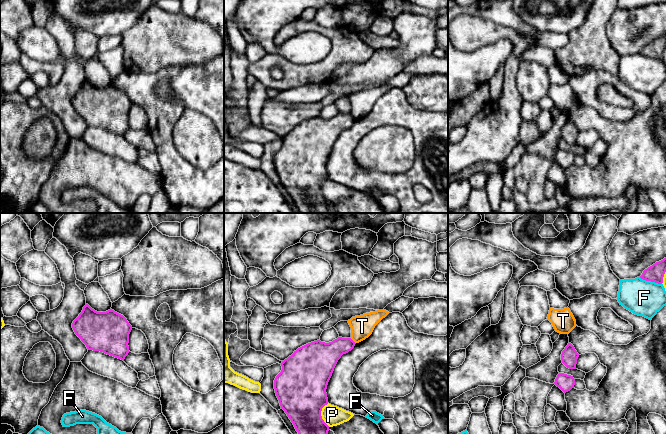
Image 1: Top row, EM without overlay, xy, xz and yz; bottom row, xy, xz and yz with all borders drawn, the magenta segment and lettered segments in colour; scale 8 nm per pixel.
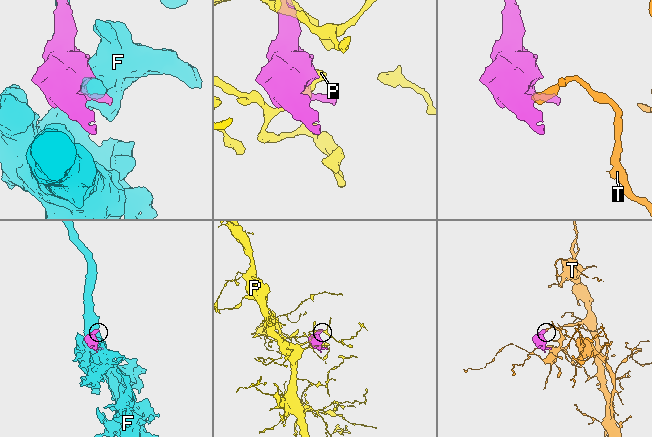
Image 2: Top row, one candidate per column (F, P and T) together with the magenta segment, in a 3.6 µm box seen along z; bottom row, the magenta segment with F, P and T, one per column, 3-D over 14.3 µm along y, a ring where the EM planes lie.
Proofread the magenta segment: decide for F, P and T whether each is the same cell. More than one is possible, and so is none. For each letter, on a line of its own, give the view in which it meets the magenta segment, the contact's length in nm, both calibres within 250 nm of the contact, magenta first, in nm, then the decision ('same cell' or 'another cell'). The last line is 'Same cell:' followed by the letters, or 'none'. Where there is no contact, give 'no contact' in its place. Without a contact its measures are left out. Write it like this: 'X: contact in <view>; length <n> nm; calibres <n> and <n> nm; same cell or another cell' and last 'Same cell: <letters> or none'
F: contact in yz; length 190 nm; calibres 140 and 280 nm; another cell
P: contact in xz; length 190 nm; calibres 400 and 160 nm; another cell
T: contact in xz; length 70 nm; calibres 200 and 180 nm; another cell
Same cell: none

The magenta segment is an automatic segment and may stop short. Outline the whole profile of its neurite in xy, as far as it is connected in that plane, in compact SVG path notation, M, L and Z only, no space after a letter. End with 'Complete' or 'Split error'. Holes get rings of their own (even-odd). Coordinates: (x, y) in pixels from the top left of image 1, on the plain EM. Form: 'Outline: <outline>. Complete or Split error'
Outline: M86 80L73 97L72 104L88 126L100 127L123 137L130 128L128 119L132 102L112 85L97 88Z. Complete

